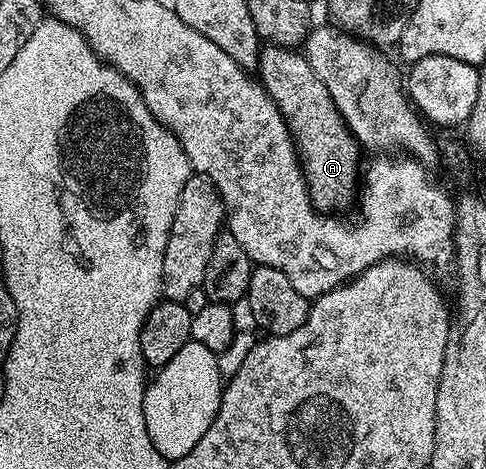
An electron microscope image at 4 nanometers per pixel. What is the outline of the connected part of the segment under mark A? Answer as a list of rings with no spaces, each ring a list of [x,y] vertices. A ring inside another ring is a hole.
[[[263,45],[258,51],[256,77],[276,104],[294,137],[314,209],[330,212],[335,209],[333,206],[353,203],[360,182],[360,145],[333,103],[324,80],[317,78],[305,54],[289,46]]]

